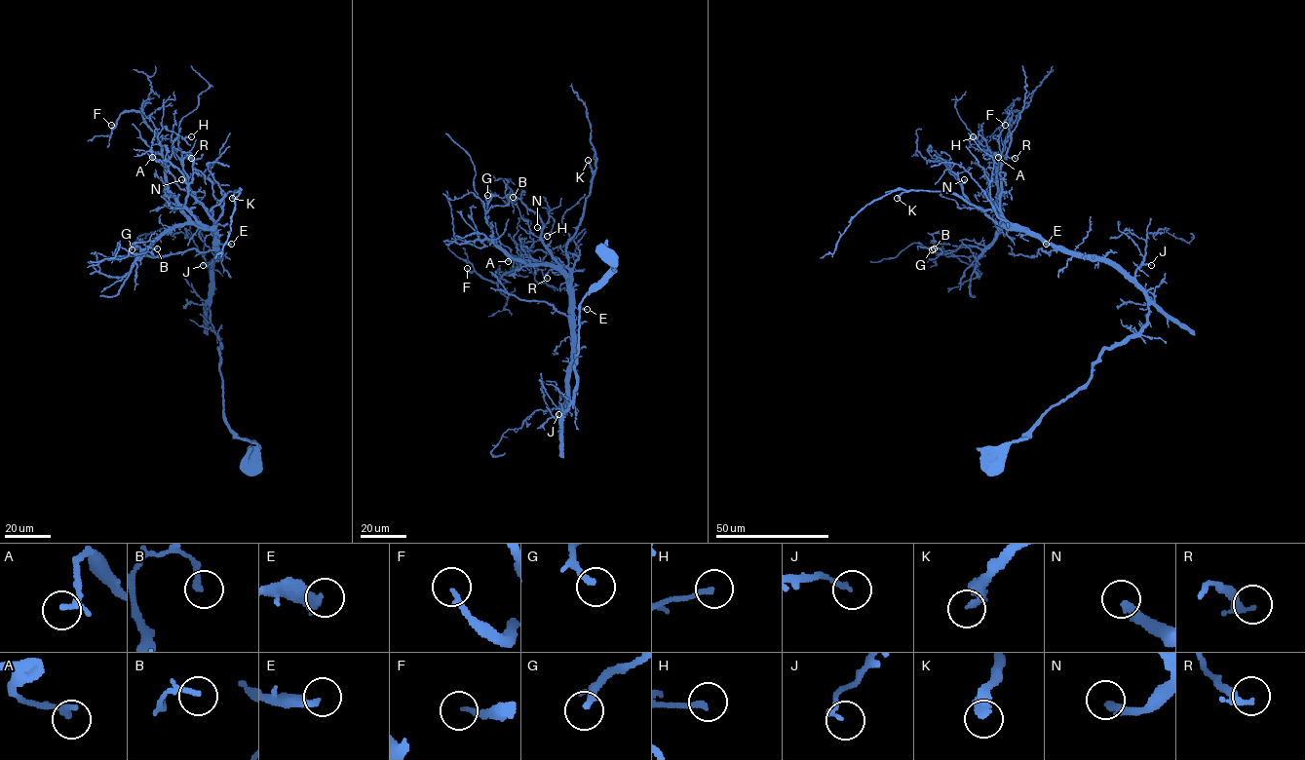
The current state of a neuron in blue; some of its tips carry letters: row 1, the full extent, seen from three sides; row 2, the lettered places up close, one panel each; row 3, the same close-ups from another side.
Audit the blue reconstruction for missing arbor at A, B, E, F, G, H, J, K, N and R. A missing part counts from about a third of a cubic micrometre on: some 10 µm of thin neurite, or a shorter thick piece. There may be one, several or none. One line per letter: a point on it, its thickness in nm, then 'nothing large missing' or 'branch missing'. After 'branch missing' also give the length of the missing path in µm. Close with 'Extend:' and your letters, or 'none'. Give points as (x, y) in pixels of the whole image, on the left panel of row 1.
A: at (152, 157); 240 nm thick; nothing large missing
B: at (157, 248); 200 nm thick; nothing large missing
E: at (231, 244); 360 nm thick; nothing large missing
F: at (111, 125); 200 nm thick; nothing large missing
G: at (132, 249); 240 nm thick; branch missing; about 15 µm are missing
H: at (191, 136); 190 nm thick; nothing large missing
J: at (203, 265); 190 nm thick; nothing large missing
K: at (232, 198); 260 nm thick; branch missing; about 30 µm are missing
N: at (181, 179); 300 nm thick; nothing large missing
R: at (191, 158); 190 nm thick; nothing large missing
Extend: G, K

